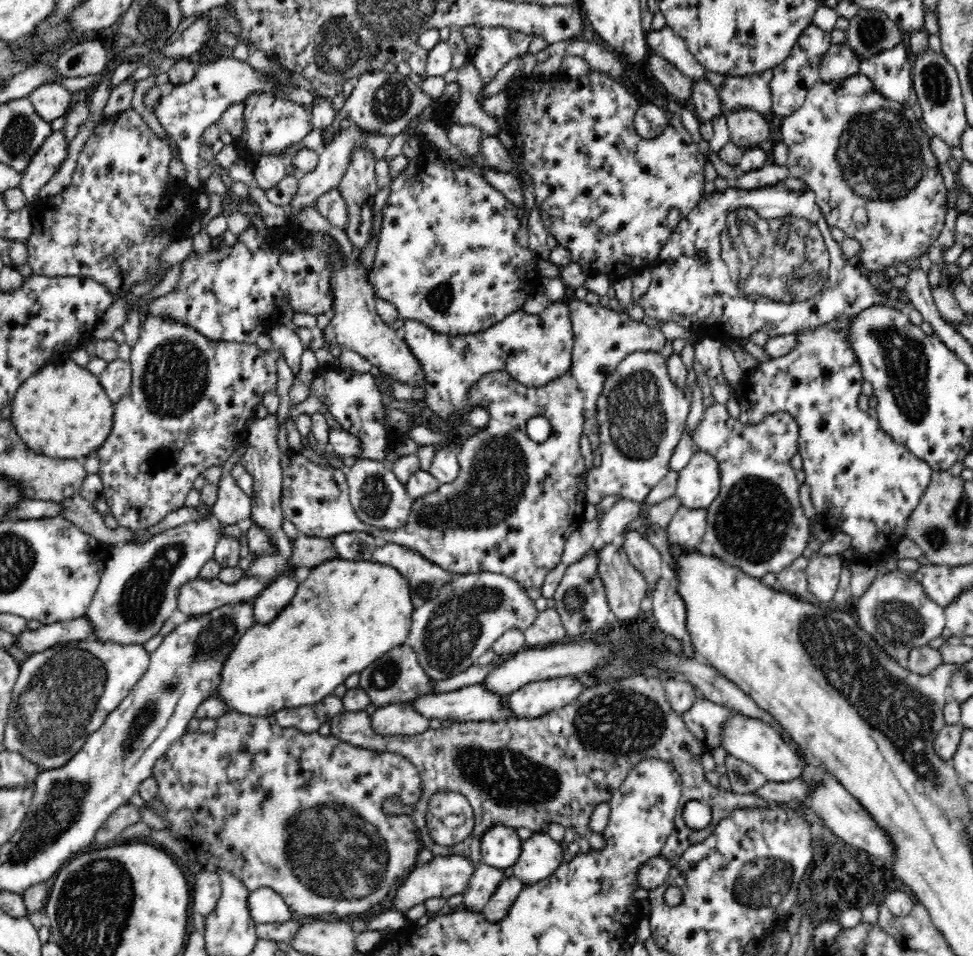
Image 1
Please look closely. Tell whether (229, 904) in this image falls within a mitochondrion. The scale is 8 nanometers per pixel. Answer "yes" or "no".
no

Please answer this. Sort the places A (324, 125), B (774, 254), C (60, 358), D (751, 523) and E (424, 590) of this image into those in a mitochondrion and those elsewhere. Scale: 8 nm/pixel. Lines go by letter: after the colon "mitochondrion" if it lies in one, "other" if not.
A: other
B: mitochondrion
C: other
D: mitochondrion
E: mitochondrion

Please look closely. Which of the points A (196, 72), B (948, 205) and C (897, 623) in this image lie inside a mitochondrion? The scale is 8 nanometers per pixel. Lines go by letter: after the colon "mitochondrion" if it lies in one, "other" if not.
A: other
B: other
C: mitochondrion

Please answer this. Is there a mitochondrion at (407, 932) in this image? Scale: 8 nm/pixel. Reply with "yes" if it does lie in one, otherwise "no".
no

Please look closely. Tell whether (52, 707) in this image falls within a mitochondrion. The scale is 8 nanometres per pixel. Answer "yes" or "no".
yes

